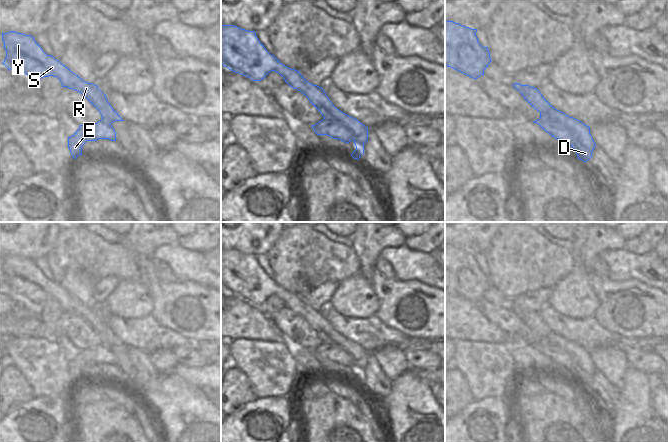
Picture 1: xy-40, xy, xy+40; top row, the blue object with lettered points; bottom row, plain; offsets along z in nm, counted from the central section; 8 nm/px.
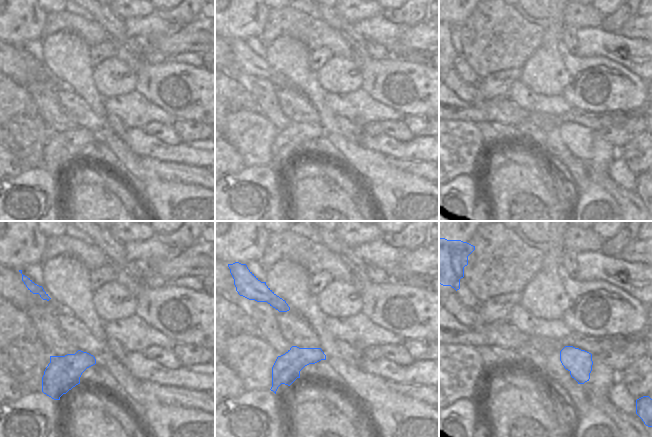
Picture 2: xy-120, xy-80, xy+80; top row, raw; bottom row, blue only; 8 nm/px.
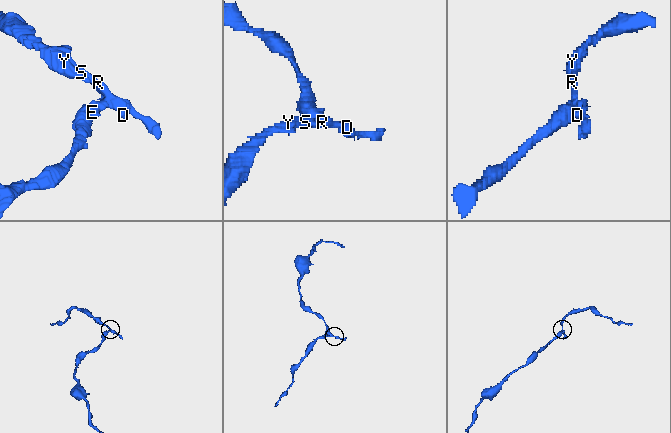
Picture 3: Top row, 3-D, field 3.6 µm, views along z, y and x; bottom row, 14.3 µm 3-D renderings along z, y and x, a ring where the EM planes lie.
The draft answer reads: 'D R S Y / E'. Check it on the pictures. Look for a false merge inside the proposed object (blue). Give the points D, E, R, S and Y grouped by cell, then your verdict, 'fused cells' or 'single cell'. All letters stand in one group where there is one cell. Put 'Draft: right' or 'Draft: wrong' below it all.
D R S Y / E; fused cells
Draft: right

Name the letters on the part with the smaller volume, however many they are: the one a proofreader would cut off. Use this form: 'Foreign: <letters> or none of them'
Foreign: D, R, S, Y

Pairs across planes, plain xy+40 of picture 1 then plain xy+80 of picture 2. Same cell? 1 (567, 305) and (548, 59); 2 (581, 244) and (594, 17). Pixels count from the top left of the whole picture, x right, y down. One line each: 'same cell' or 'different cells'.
1: same cell
2: same cell

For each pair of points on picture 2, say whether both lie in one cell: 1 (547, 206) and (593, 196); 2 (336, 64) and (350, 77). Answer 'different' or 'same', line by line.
1: same
2: same

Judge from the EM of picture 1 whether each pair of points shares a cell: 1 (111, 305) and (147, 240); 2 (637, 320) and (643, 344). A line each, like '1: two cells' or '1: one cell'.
1: two cells
2: two cells

